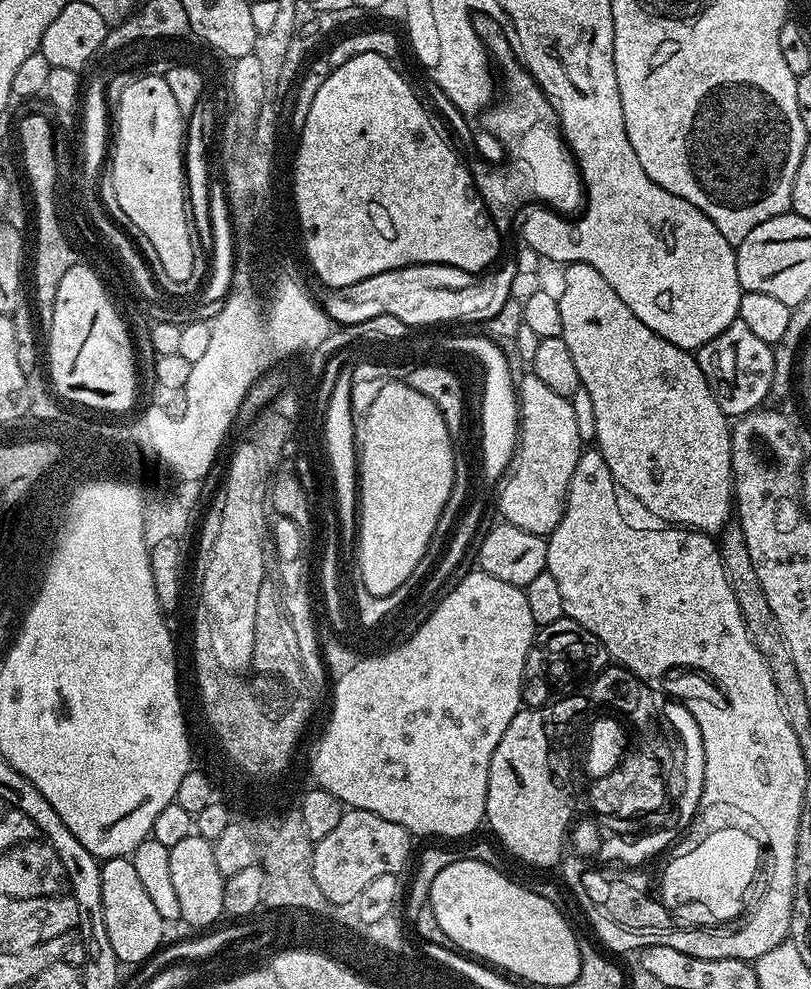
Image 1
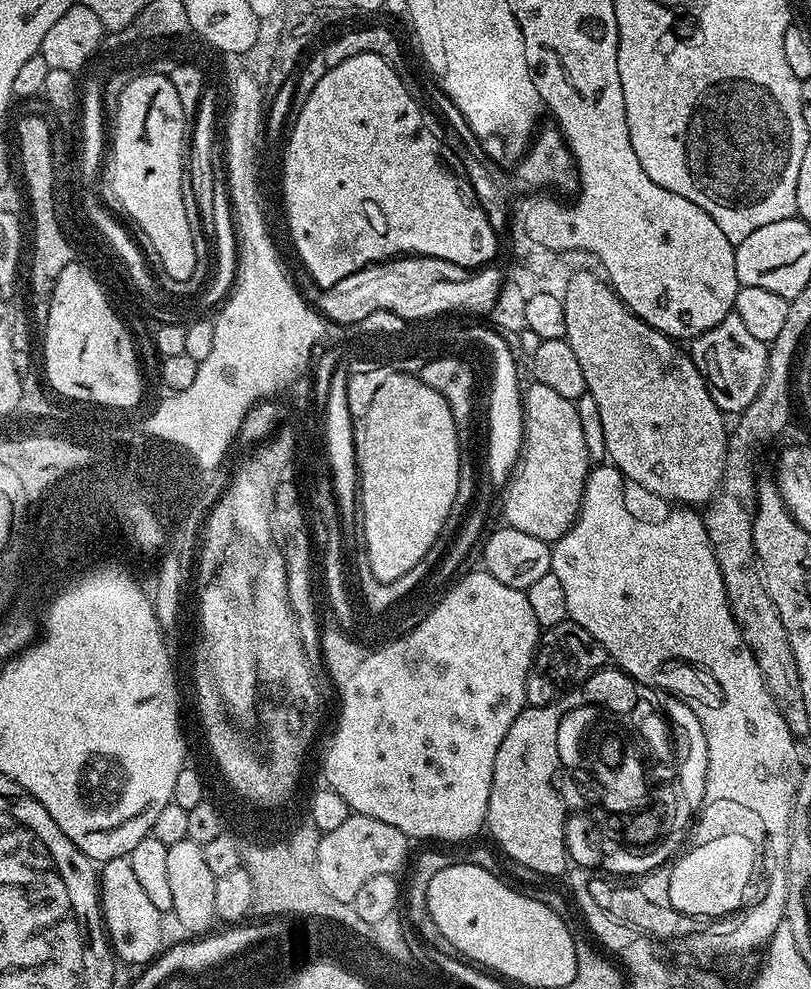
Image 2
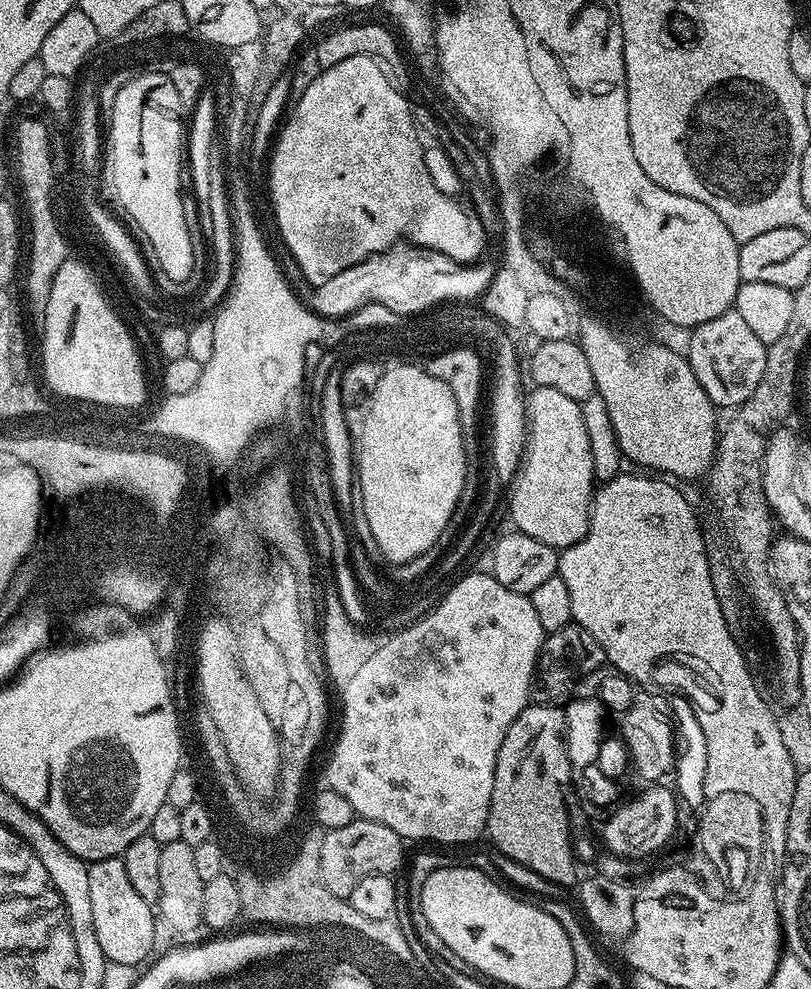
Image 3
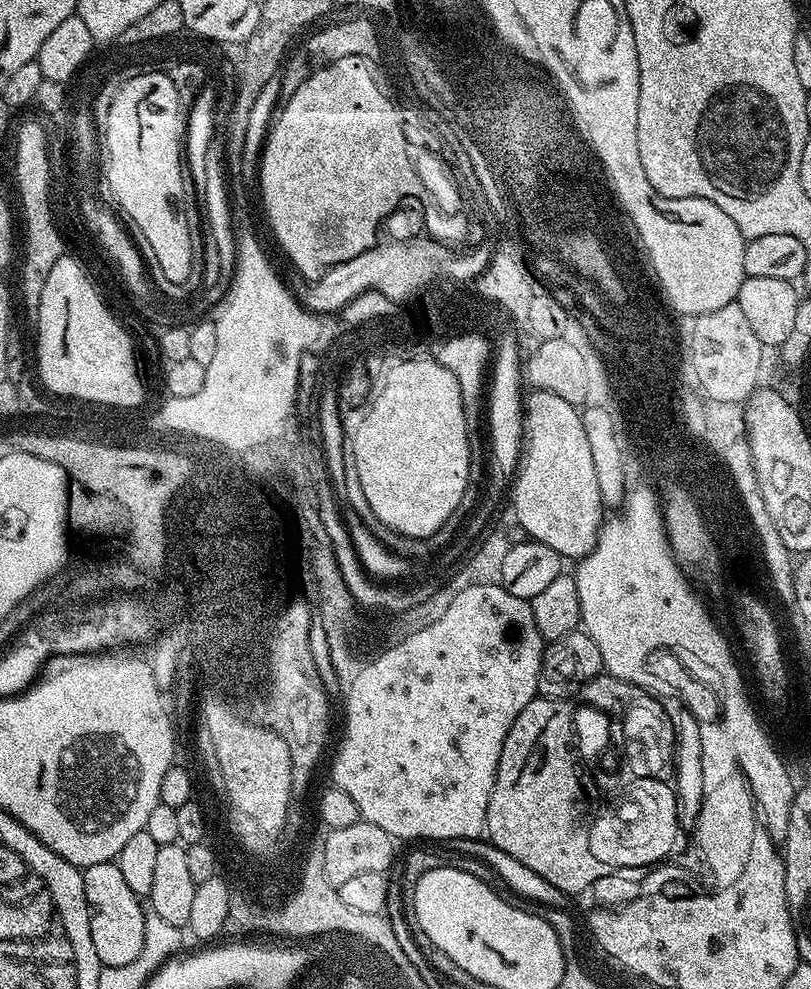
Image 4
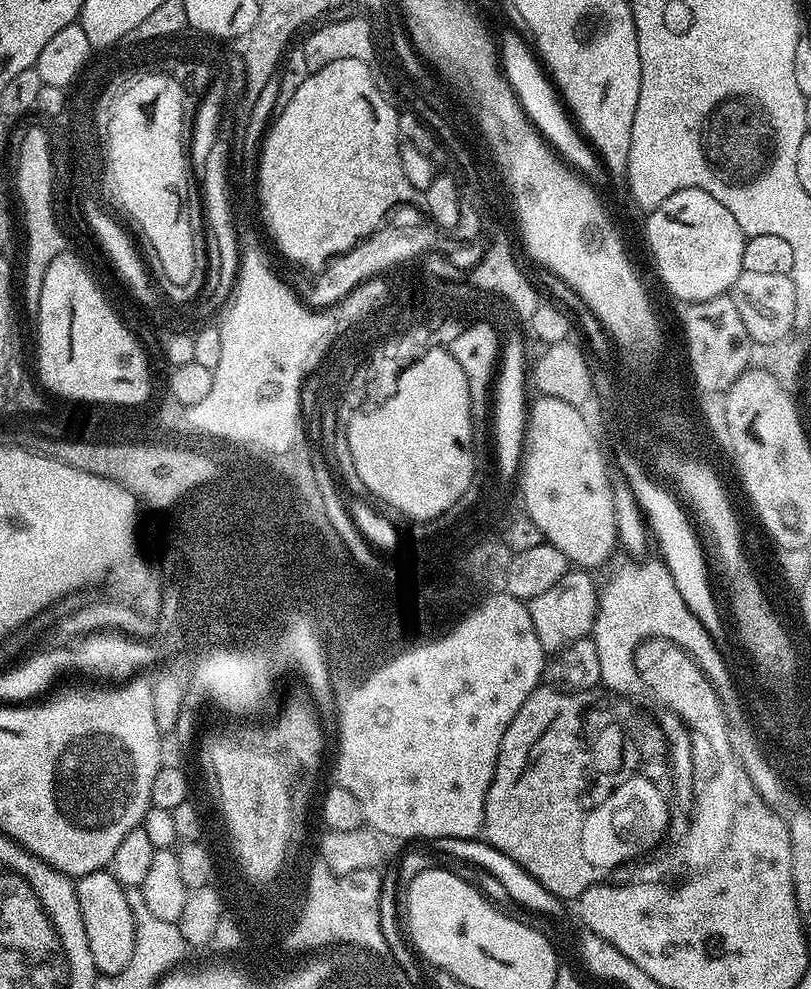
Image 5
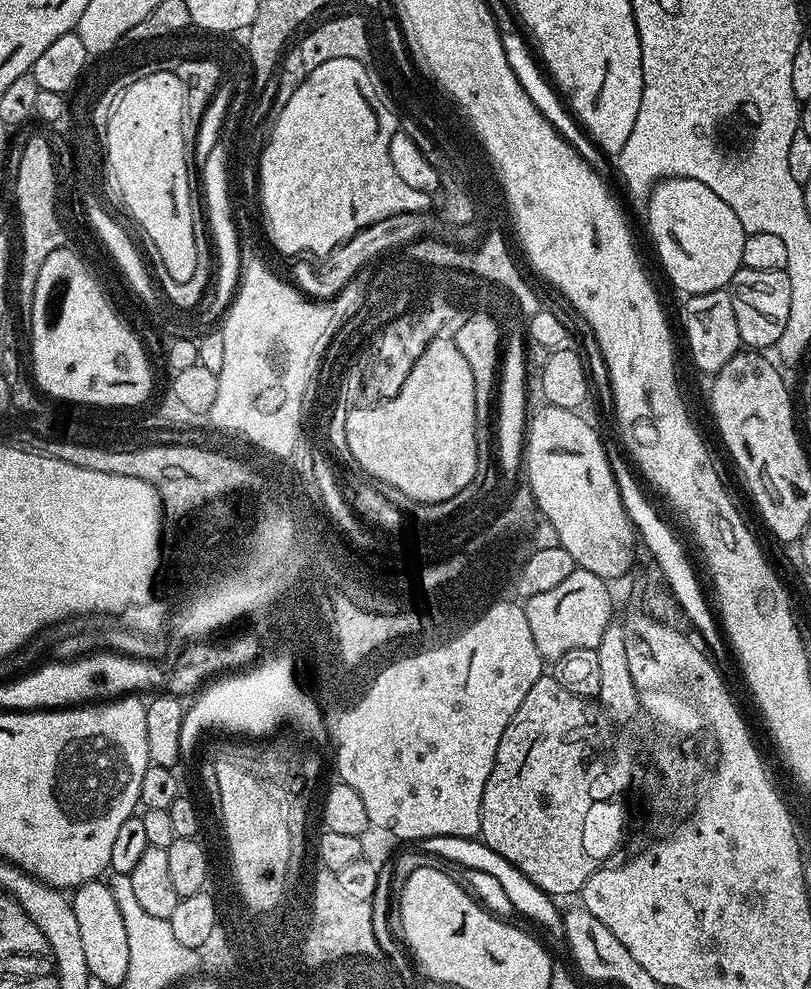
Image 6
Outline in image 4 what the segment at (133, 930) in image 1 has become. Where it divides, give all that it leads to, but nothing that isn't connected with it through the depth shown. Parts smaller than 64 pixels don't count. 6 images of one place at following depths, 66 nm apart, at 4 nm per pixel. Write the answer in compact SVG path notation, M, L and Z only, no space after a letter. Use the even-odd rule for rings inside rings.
M111 860L83 869L83 873L86 902L88 911L92 914L90 938L94 938L94 950L98 954L101 965L105 968L113 968L114 966L126 966L126 962L134 962L134 958L138 958L138 953L142 950L142 938L146 934L146 922L144 921L146 908L141 897L136 896L134 890L130 890L129 884L124 881L122 870L118 870L116 863Z

